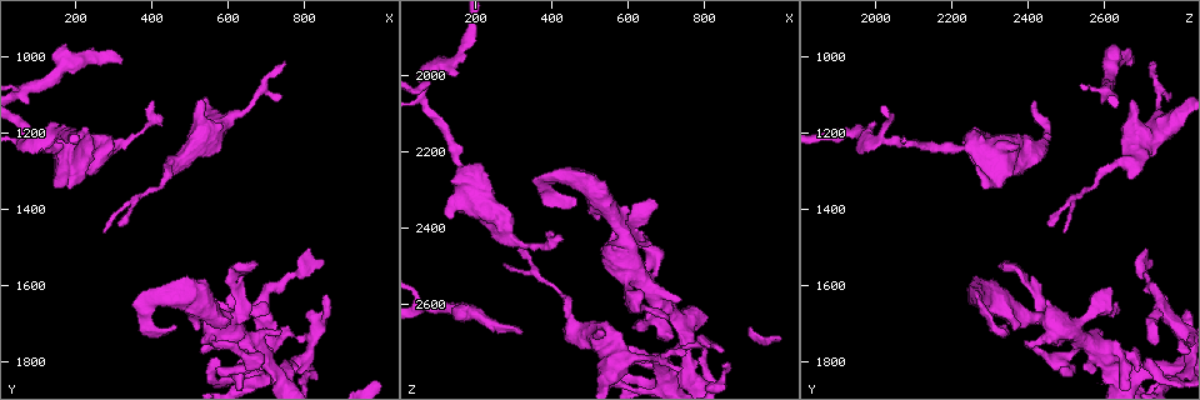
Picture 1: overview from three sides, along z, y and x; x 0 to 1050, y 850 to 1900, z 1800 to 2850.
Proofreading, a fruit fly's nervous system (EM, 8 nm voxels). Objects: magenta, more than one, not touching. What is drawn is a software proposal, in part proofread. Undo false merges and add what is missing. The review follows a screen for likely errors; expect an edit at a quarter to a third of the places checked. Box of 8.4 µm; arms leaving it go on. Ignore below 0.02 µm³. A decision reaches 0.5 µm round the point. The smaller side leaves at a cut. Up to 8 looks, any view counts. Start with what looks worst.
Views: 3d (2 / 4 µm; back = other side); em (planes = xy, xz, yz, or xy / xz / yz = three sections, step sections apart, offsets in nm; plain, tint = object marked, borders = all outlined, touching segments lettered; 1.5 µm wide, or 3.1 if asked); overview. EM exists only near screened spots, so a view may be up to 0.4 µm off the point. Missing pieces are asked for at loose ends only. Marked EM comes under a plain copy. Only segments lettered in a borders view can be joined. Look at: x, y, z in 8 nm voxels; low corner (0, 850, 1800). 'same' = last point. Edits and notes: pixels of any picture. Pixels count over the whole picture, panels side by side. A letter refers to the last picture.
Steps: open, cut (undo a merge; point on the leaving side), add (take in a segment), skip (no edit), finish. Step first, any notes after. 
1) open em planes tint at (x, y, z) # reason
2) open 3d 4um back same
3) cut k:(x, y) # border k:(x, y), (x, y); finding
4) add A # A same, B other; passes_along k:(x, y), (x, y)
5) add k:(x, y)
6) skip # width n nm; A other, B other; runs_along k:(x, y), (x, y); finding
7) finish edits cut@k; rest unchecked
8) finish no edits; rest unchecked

open em xy step 8 borders at (325, 1020, 2670) # branch stops here

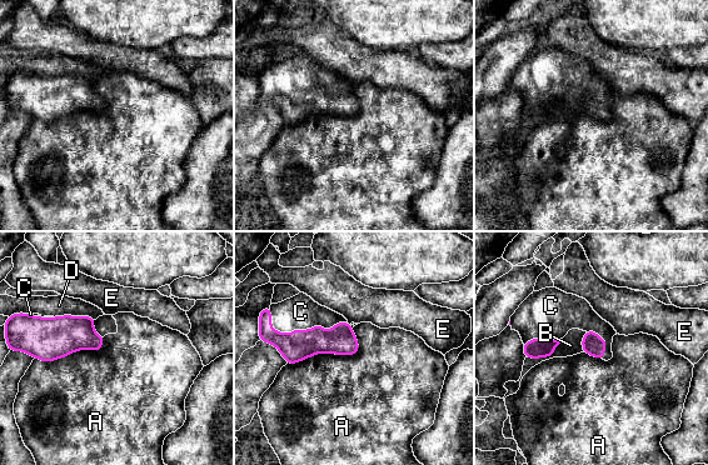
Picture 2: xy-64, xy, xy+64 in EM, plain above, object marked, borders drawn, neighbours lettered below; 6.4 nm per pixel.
open em xz step 4 borders same # another direction

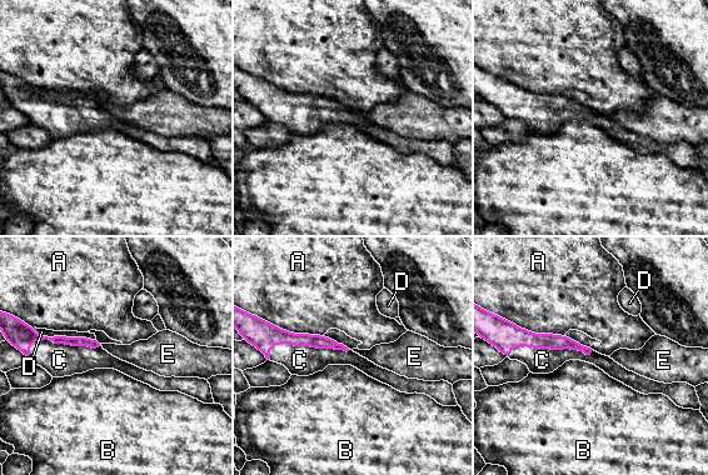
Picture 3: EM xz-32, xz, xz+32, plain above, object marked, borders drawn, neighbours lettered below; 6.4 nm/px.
add C # A other, B other, C same, D other, E other; passes_along 3:(524, 338), (561, 349), (542, 360); it goes on there

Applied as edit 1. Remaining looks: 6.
open overview

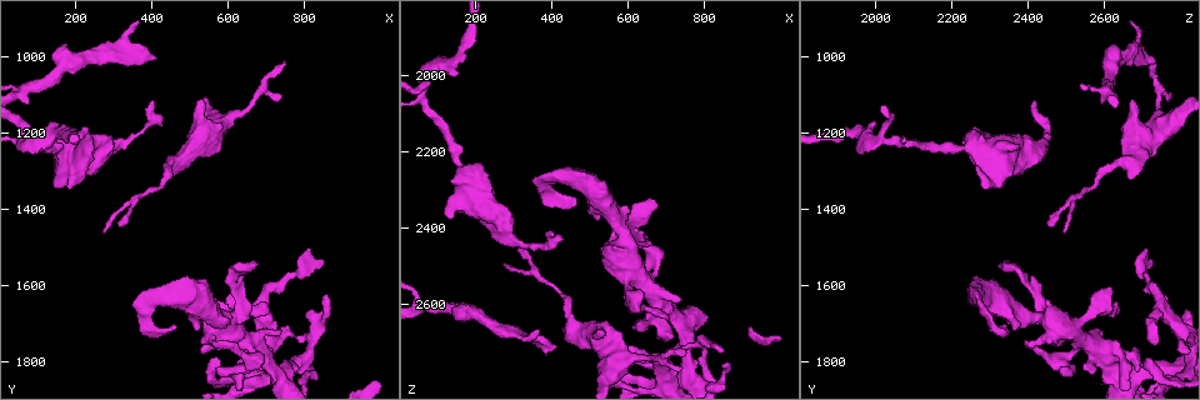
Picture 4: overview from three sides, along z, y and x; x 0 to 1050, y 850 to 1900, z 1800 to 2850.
open em planes borders at (440, 1300, 2605) # thick turns thin

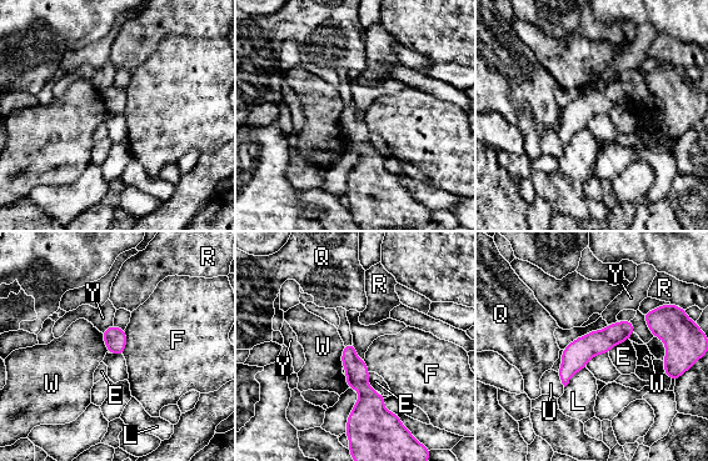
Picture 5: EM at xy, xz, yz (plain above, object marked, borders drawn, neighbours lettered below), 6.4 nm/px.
skip # E other, F other, L other, Q other, R other, U other, W other, Y other; border 5:(344, 346), (342, 366); one neuron here

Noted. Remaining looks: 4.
open em planes borders at (420, 1630, 2270) # sudden change in width

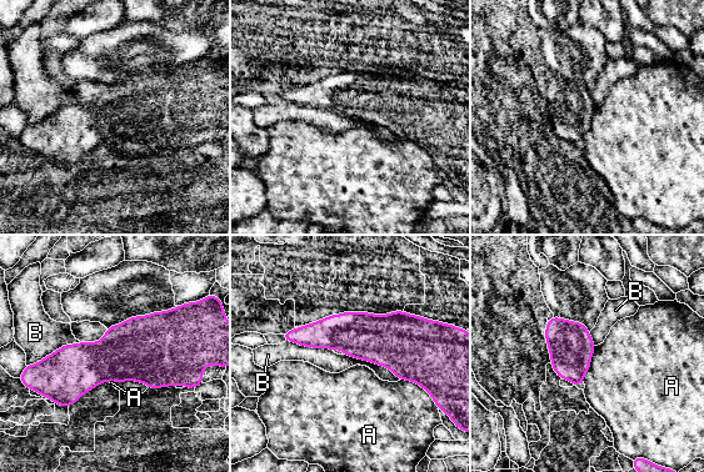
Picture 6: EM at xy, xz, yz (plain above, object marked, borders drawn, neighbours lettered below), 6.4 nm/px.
skip # A other, B other; border 6:(595, 346), (583, 382); one neuron here

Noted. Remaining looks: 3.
finish edits add@3; rest unchecked

